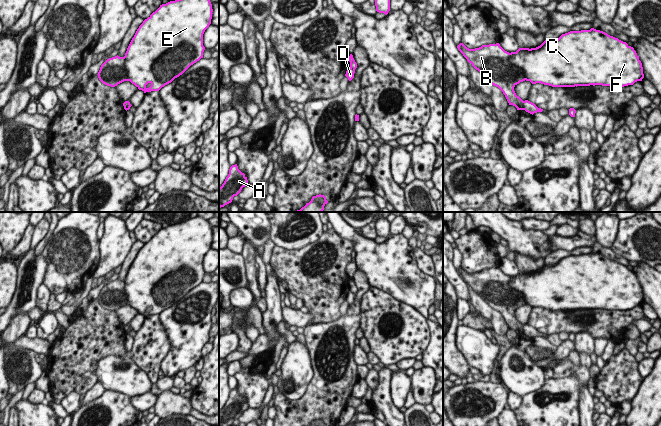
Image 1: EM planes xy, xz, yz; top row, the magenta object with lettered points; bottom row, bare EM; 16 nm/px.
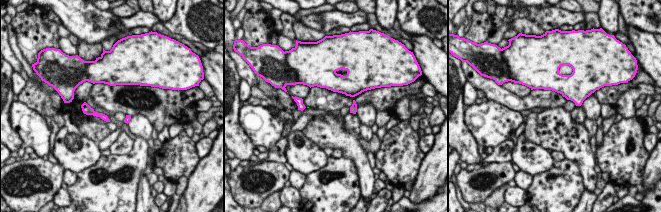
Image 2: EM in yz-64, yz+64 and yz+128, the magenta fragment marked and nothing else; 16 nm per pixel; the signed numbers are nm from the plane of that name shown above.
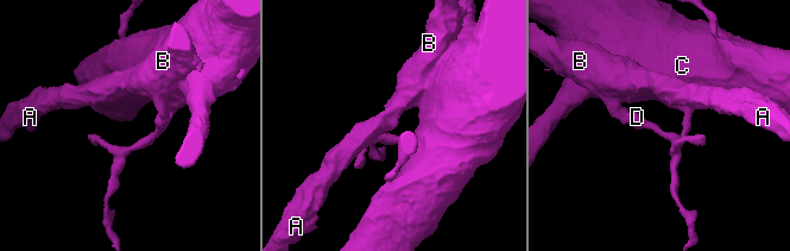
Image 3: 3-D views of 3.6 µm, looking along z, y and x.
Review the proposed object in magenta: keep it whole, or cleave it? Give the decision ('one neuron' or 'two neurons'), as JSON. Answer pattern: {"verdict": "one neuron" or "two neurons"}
{"verdict": "two neurons"}

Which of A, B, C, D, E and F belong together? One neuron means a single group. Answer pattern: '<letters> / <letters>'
A B / C D E F

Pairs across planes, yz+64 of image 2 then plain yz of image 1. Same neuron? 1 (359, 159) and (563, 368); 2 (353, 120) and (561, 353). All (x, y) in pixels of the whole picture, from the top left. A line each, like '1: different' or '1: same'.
1: different
2: same

